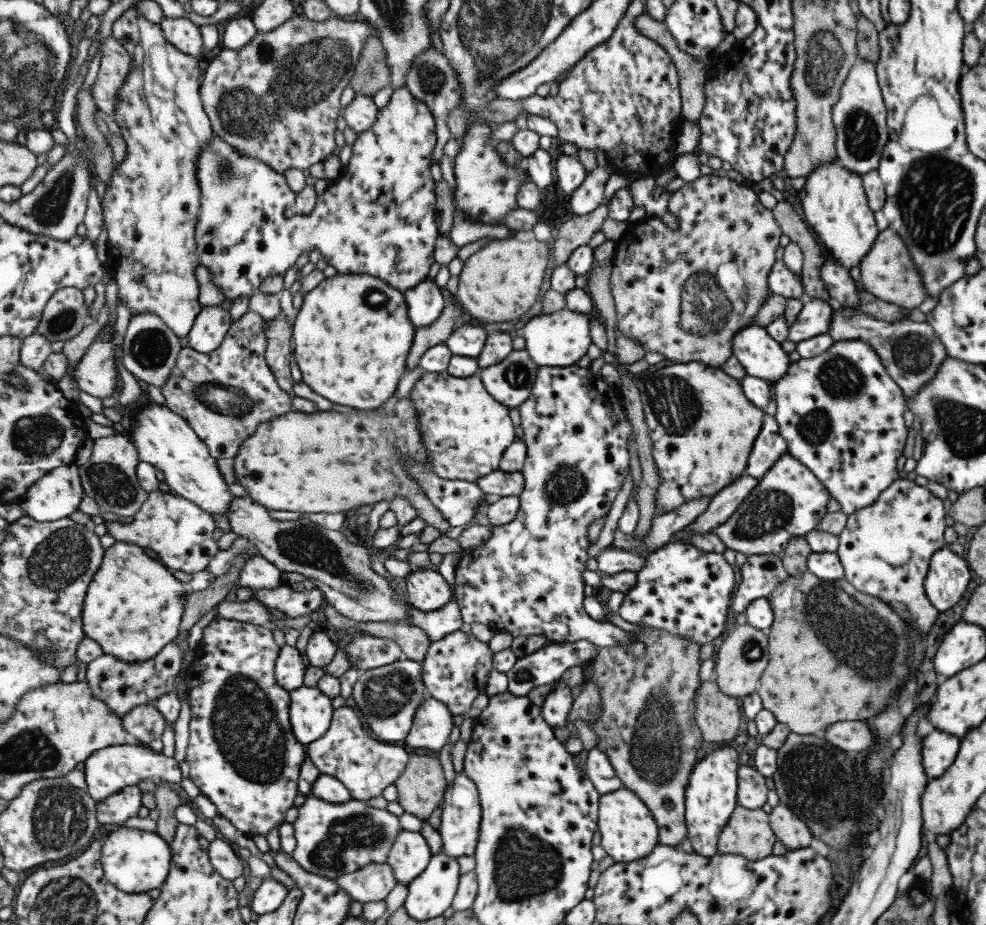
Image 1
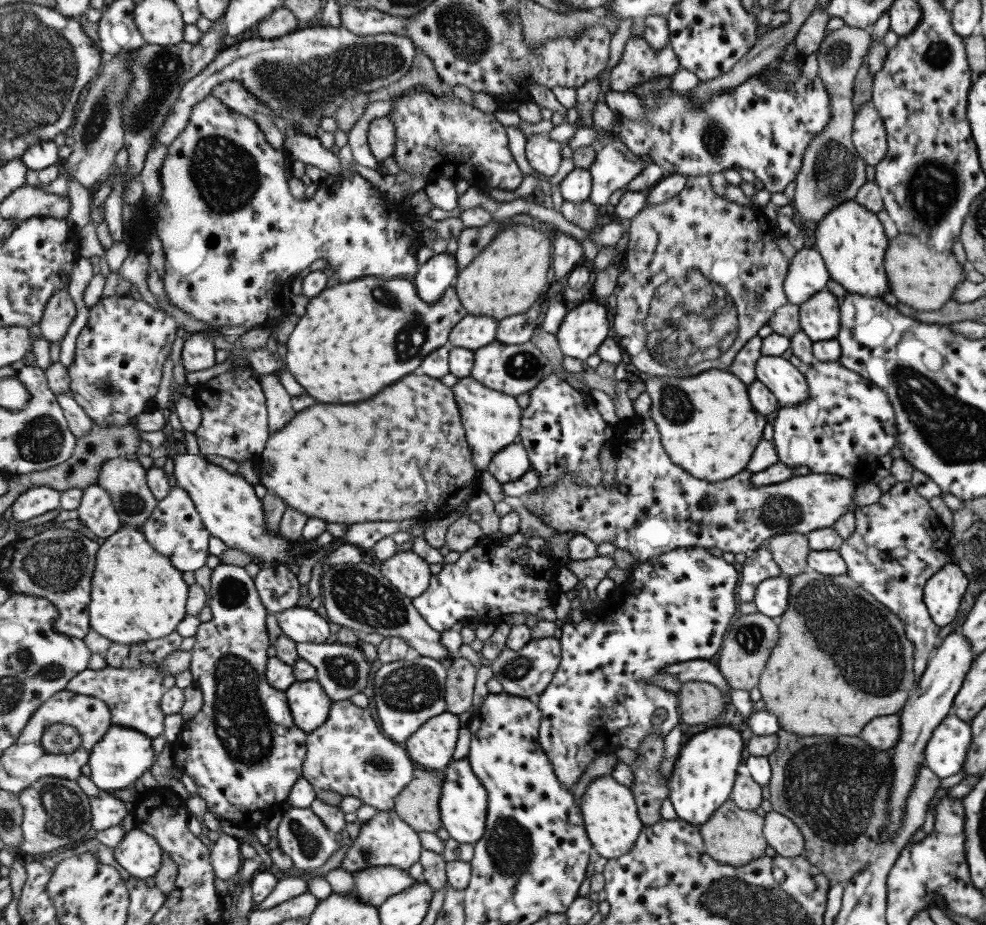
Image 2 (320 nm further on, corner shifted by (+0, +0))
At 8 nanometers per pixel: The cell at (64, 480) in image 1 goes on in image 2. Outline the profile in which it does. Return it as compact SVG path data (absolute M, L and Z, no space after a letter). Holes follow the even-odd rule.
M37 486L26 490L13 503L12 511L17 522L33 520L61 506L62 491L49 486Z

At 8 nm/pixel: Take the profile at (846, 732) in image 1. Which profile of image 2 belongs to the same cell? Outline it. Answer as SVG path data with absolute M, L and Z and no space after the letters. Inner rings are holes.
M877 716L863 726L861 740L873 749L888 751L898 742L899 716Z

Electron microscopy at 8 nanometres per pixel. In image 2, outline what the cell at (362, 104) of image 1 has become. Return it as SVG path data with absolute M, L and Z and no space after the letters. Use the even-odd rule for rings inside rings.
M383 113L382 116L377 117L369 128L368 143L371 147L371 152L375 158L380 162L387 160L389 156L394 156L396 152L397 142L397 127L393 119Z

